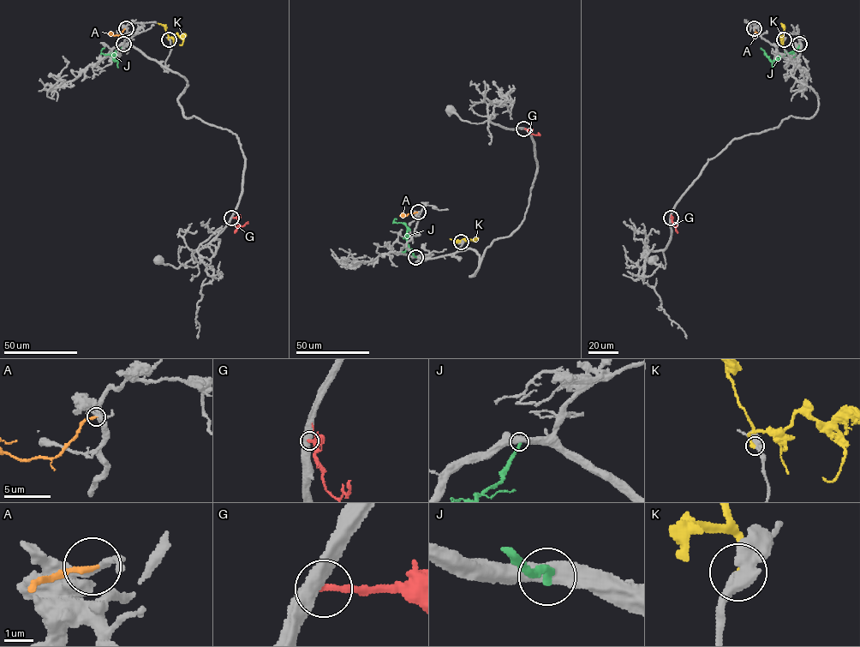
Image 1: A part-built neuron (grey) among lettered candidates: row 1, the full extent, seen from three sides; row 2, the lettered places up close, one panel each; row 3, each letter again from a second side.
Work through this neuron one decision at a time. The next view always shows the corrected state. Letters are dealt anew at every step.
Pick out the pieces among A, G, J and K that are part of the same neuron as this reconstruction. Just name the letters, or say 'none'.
K

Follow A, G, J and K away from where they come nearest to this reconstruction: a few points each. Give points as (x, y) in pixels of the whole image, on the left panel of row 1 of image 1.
A: (126, 28), (119, 35), (109, 33), (113, 32)
G: (232, 218), (237, 219), (236, 226), (246, 223)
J: (124, 44), (115, 53), (115, 61), (112, 55), (101, 52), (104, 48)
K: (169, 39), (177, 34), (183, 41), (179, 44)

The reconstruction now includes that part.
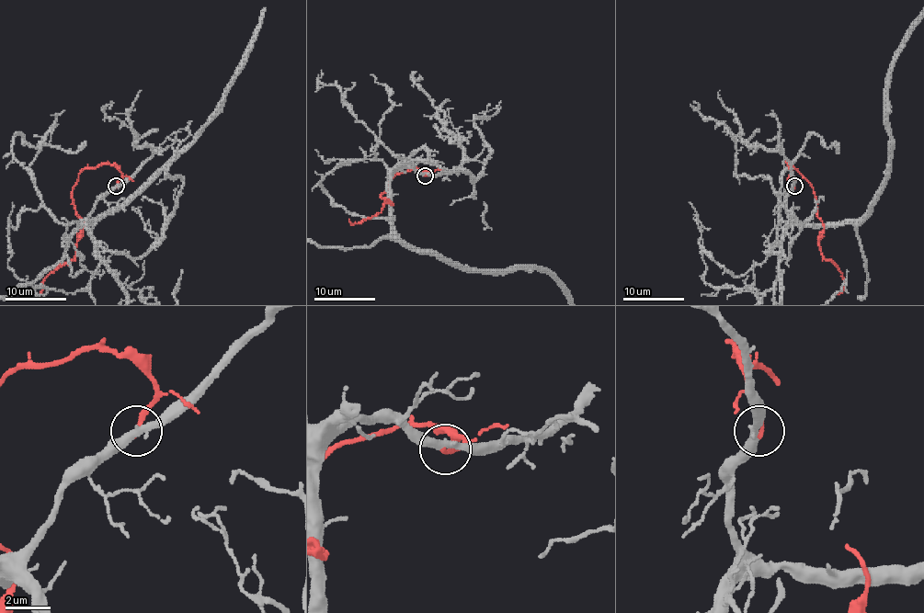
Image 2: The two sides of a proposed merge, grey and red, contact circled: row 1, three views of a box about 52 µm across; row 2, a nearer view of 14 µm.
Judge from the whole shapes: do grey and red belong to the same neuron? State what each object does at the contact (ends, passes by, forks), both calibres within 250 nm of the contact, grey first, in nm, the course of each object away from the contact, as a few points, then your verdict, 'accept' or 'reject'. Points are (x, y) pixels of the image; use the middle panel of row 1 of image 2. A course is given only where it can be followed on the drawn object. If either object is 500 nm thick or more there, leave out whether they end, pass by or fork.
grey passes by; red ends there; 360 nm thick on the grey side, 200 nm on the other; grey runs (426, 175), (399, 168), (390, 182), (392, 232), (375, 244), (343, 248), (320, 248); red runs (426, 175), (394, 175), (381, 194), (390, 205), (358, 223), (348, 219); reject

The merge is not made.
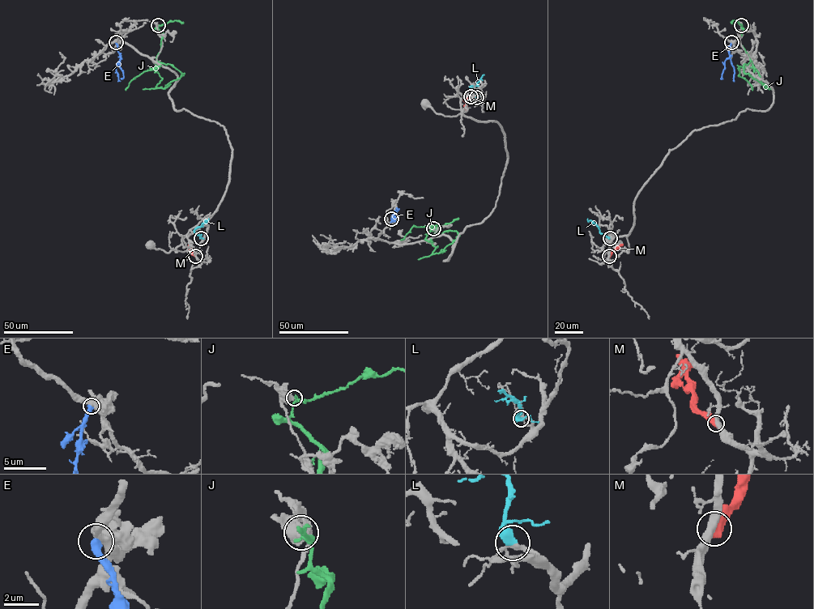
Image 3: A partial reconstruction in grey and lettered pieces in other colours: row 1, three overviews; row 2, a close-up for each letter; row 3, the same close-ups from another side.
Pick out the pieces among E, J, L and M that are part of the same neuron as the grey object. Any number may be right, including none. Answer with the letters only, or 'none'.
L

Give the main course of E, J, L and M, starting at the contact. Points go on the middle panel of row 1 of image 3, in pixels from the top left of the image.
E: (391, 219), (397, 216), (395, 212), (398, 209), (396, 208)
J: (433, 228), (438, 228), (436, 226), (432, 236), (449, 231), (456, 231), (458, 236), (442, 252), (418, 259)
L: (476, 97), (475, 91), (469, 87), (475, 86), (484, 74)
M: (470, 96), (464, 110)

